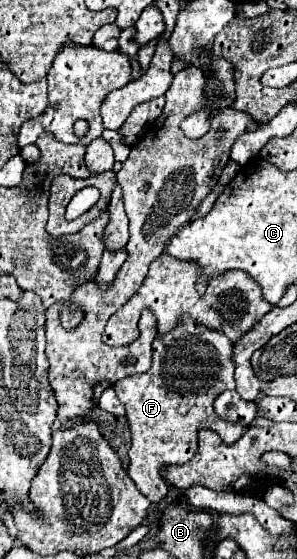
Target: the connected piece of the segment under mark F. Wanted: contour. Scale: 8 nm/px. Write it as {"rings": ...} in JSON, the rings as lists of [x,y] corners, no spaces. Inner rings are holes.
{"rings":[[[191,321],[187,325],[179,323],[169,333],[155,337],[153,365],[149,371],[135,375],[135,377],[125,377],[113,387],[121,403],[125,403],[127,407],[127,421],[131,429],[131,449],[129,449],[131,465],[127,473],[135,481],[137,489],[151,503],[159,503],[161,499],[165,499],[167,489],[169,489],[167,481],[161,477],[161,467],[189,461],[197,451],[197,431],[199,429],[217,431],[227,445],[235,443],[235,439],[241,437],[243,425],[223,421],[213,409],[213,401],[219,393],[223,393],[225,389],[235,389],[235,379],[233,379],[235,365],[231,361],[231,355],[233,355],[233,343],[223,333],[205,329],[205,325],[197,325]]]}

